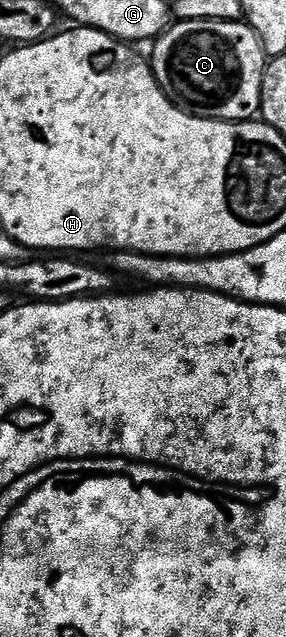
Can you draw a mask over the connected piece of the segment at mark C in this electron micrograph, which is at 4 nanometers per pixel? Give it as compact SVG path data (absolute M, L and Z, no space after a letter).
M176 20L174 24L168 27L161 36L154 38L150 46L149 64L160 87L166 91L168 97L179 106L180 109L186 109L195 114L196 117L214 117L217 121L249 121L260 116L259 104L261 103L261 83L263 82L263 73L267 69L268 56L261 47L257 35L243 21L180 21Z

